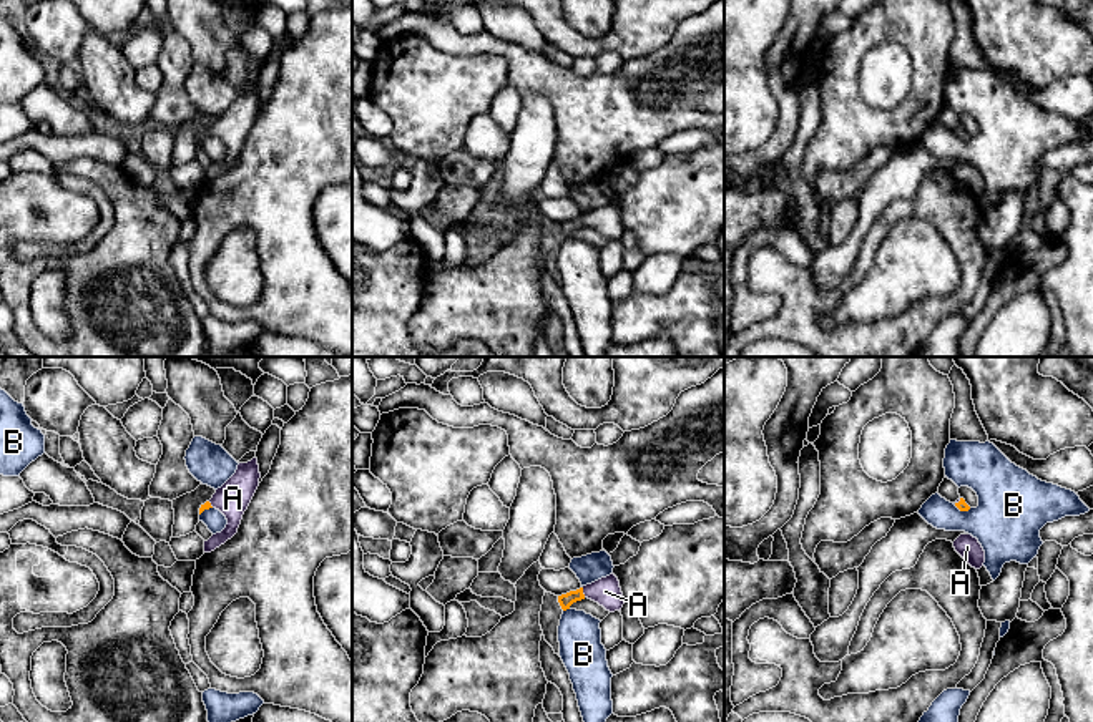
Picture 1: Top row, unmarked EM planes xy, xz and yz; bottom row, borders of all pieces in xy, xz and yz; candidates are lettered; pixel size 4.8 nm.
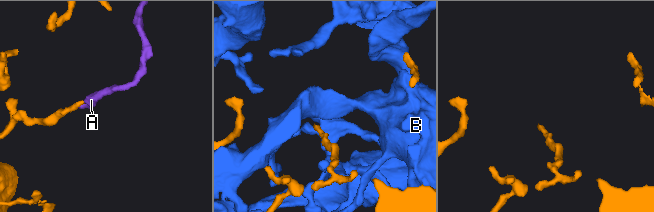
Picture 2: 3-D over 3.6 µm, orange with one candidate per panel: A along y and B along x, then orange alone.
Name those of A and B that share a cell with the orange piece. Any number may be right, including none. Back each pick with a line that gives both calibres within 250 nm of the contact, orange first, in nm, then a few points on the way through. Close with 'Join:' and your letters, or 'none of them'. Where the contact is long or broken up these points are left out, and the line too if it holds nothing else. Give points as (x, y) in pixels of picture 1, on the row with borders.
A: 70 nm thick on the orange side, 140 nm on the other; runs through xz (567, 600), (582, 593), (605, 591)
Join: A

